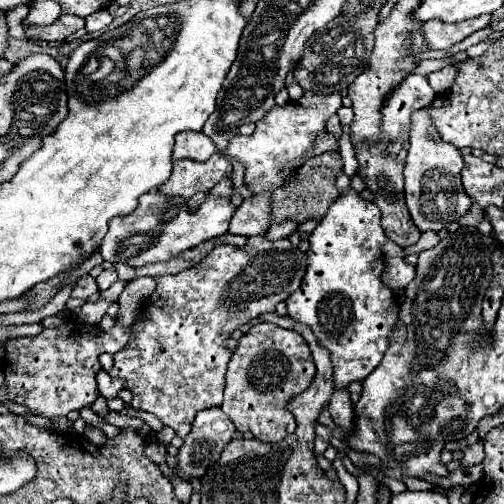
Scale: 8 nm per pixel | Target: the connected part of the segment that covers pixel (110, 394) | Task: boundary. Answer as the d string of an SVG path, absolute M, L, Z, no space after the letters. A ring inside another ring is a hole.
M98 372L96 380L98 380L98 392L100 392L100 396L104 396L106 400L116 398L116 396L118 396L118 392L126 388L126 382L110 378L110 376L108 376L108 372Z

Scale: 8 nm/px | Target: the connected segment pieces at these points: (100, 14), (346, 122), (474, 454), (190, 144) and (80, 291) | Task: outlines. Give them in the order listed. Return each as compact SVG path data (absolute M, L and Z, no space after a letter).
M98 10L96 14L90 14L90 16L86 18L86 30L88 30L88 32L102 30L102 28L108 26L112 20L114 20L114 16L112 16L108 10Z
M342 106L337 111L337 115L339 117L341 124L342 124L344 133L349 133L350 125L351 125L352 120L354 118L354 113L353 113L352 107Z
M474 444L474 446L466 446L464 450L462 450L462 454L464 454L464 458L462 458L462 466L464 468L468 468L468 466L474 466L474 464L482 463L485 453L482 448L482 444Z
M178 132L176 134L176 148L172 158L190 158L190 160L208 160L216 152L216 144L204 132Z
M86 274L86 276L82 276L82 278L76 280L76 286L74 286L74 290L72 290L72 296L74 296L74 298L84 298L84 300L88 300L94 292L98 292L96 278L92 278L90 274Z

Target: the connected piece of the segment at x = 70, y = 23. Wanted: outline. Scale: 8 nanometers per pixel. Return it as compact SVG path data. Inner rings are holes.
M60 16L50 26L34 26L32 30L26 30L26 36L30 40L56 42L56 40L66 40L70 34L74 34L80 28L84 28L84 18L80 18L80 16Z

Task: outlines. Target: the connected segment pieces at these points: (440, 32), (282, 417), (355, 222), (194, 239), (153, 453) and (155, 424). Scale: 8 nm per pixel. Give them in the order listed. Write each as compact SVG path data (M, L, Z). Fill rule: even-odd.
M482 14L476 18L452 22L452 24L442 20L430 20L430 22L424 22L424 38L432 50L448 50L456 42L462 42L466 36L486 28L490 20L492 20L490 14Z
M258 322L238 340L232 352L222 410L238 432L252 432L262 442L280 442L296 430L296 418L288 410L288 402L310 386L314 374L312 352L296 330Z
M350 188L330 206L330 210L308 240L310 250L306 276L300 288L286 300L286 308L288 316L300 324L306 324L314 332L318 344L322 344L322 348L330 352L334 368L334 388L344 390L354 380L362 382L380 364L398 322L398 304L394 292L380 280L380 274L384 270L380 248L386 242L386 234L380 226L380 210L376 204L362 200L360 194Z
M150 192L142 196L142 200L138 202L138 208L130 216L110 220L110 228L102 240L100 254L104 260L112 264L124 260L126 264L134 268L150 264L150 262L170 260L170 256L178 256L180 252L194 248L200 242L226 234L234 212L236 212L236 206L228 198L214 196L214 194L208 194L206 200L198 206L198 210L190 212L186 208L186 200L162 196L160 192Z
M149 443L145 446L146 456L156 464L166 462L166 449L158 443Z
M129 407L129 408L124 408L121 411L121 414L129 415L131 417L141 418L156 433L160 432L164 427L162 422L160 422L160 420L158 418L156 418L156 416L154 416L154 414L144 412L142 410L136 410L136 409L132 408L132 407Z

